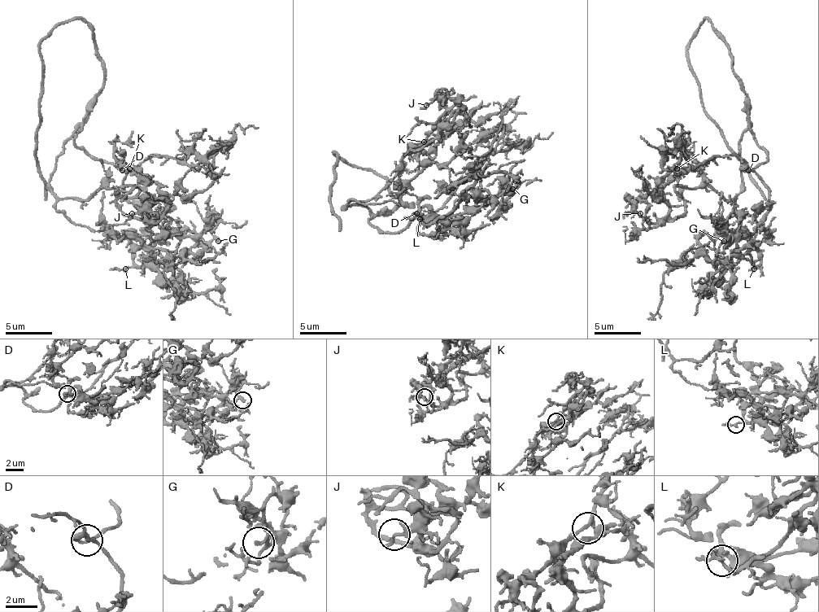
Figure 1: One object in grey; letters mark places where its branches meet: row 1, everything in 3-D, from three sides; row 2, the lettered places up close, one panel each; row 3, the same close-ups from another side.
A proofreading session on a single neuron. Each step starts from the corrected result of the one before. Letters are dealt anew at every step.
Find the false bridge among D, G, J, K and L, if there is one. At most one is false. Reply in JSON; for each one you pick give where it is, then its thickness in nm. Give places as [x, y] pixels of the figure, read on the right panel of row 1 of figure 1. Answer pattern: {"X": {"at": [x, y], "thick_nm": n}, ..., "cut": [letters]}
{"cut": []}

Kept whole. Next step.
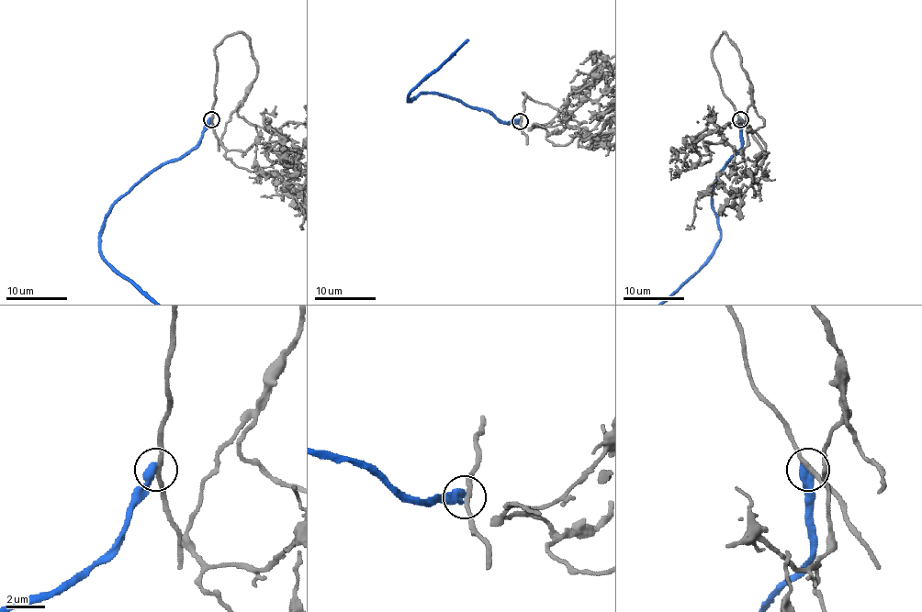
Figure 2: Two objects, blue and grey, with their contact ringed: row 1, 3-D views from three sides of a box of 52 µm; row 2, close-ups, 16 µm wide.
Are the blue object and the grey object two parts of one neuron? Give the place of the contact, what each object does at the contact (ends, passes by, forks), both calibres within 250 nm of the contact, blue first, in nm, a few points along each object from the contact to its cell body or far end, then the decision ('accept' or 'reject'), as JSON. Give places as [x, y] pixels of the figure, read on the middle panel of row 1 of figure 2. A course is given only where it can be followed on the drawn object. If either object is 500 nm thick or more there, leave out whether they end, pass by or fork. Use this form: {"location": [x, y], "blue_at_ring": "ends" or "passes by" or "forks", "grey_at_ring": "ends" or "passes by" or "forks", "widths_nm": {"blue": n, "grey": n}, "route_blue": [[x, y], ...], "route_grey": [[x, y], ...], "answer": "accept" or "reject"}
{"location": [520, 121], "widths_nm": {"blue": 500, "grey": 240}, "route_blue": [[520, 121], [501, 122], [453, 98], [422, 94], [409, 101], [409, 94], [468, 40]], "answer": "reject"}

